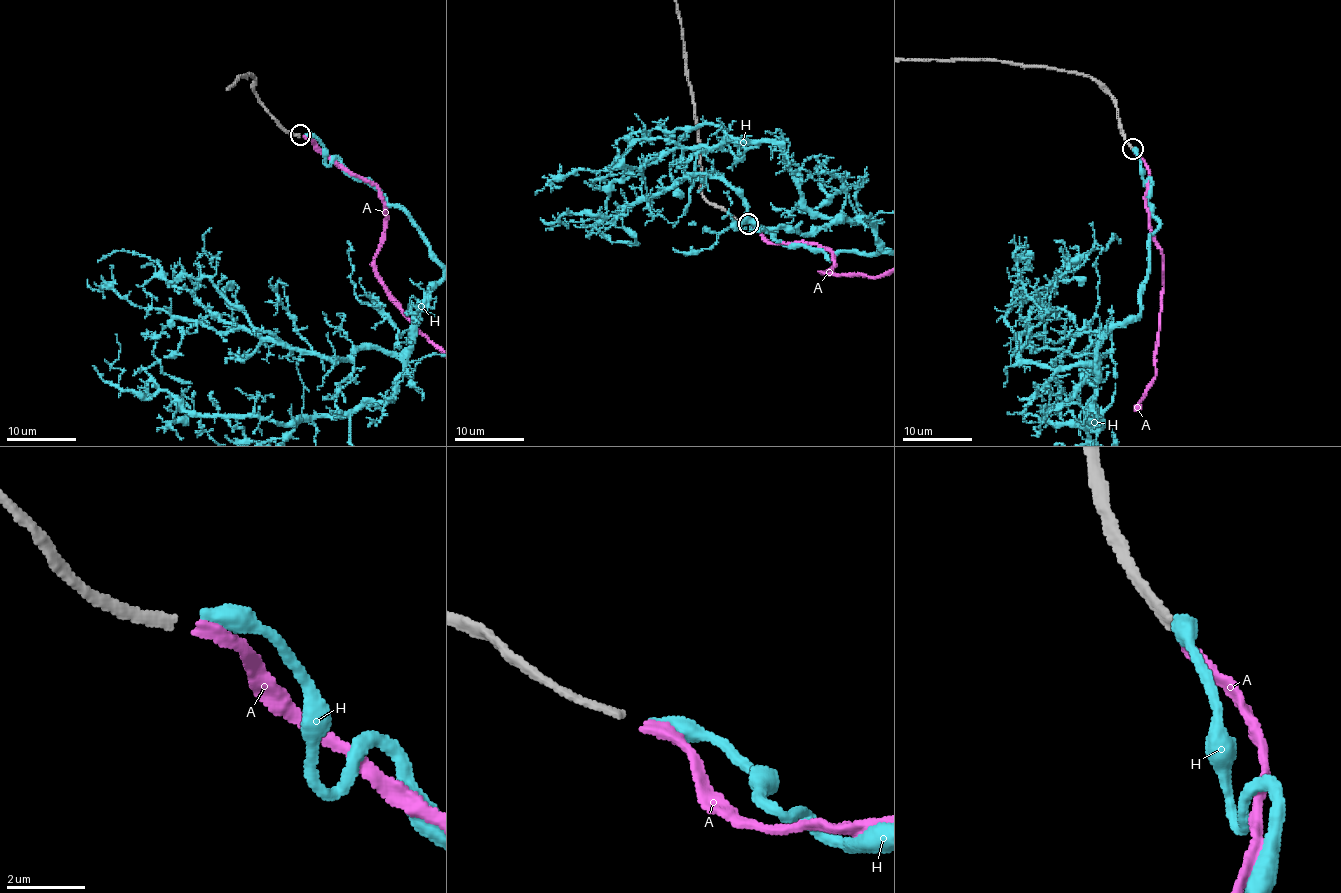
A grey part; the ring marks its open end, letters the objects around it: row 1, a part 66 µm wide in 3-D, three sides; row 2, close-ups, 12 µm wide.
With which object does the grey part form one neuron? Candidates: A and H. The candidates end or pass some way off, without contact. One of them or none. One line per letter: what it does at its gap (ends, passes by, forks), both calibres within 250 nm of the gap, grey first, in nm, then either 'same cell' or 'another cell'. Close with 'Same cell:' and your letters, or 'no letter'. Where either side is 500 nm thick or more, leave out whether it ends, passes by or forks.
A: it ends | 220/280 nm | same cell
H: it ends | 220/400 nm | another cell
Same cell: A

